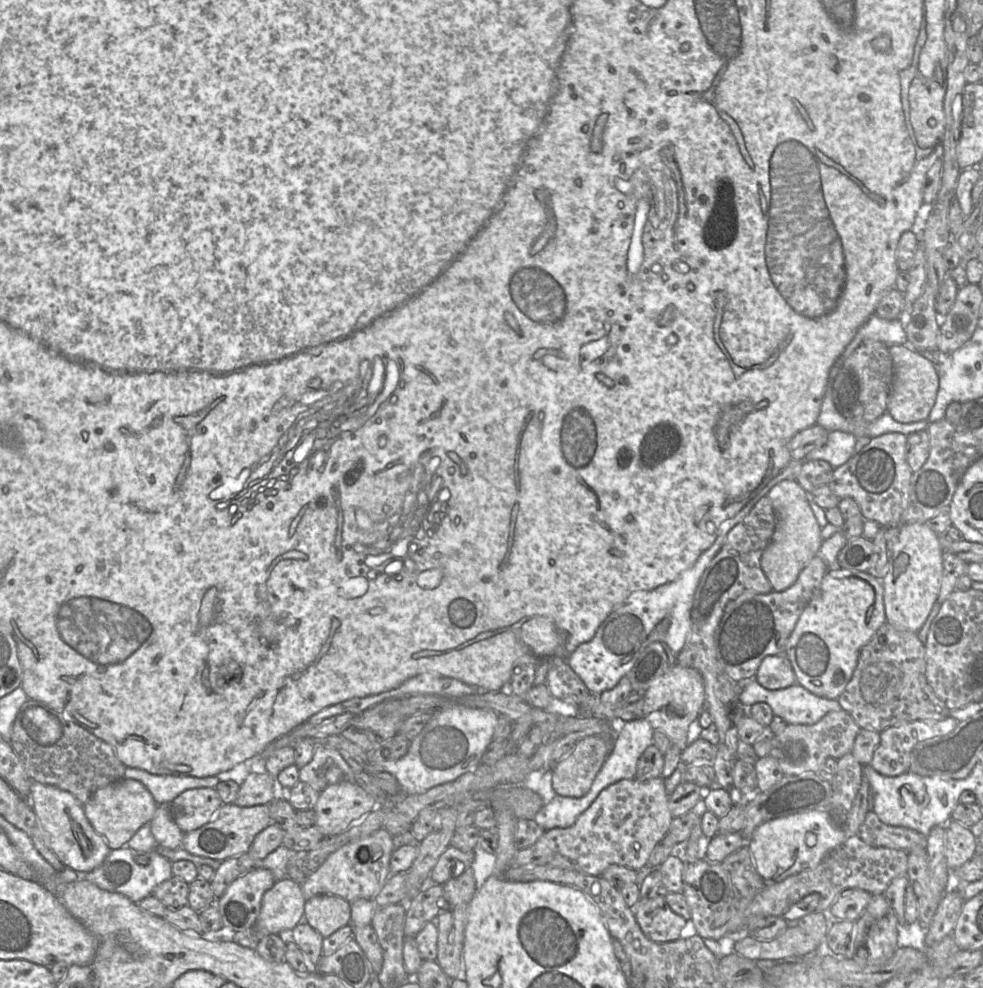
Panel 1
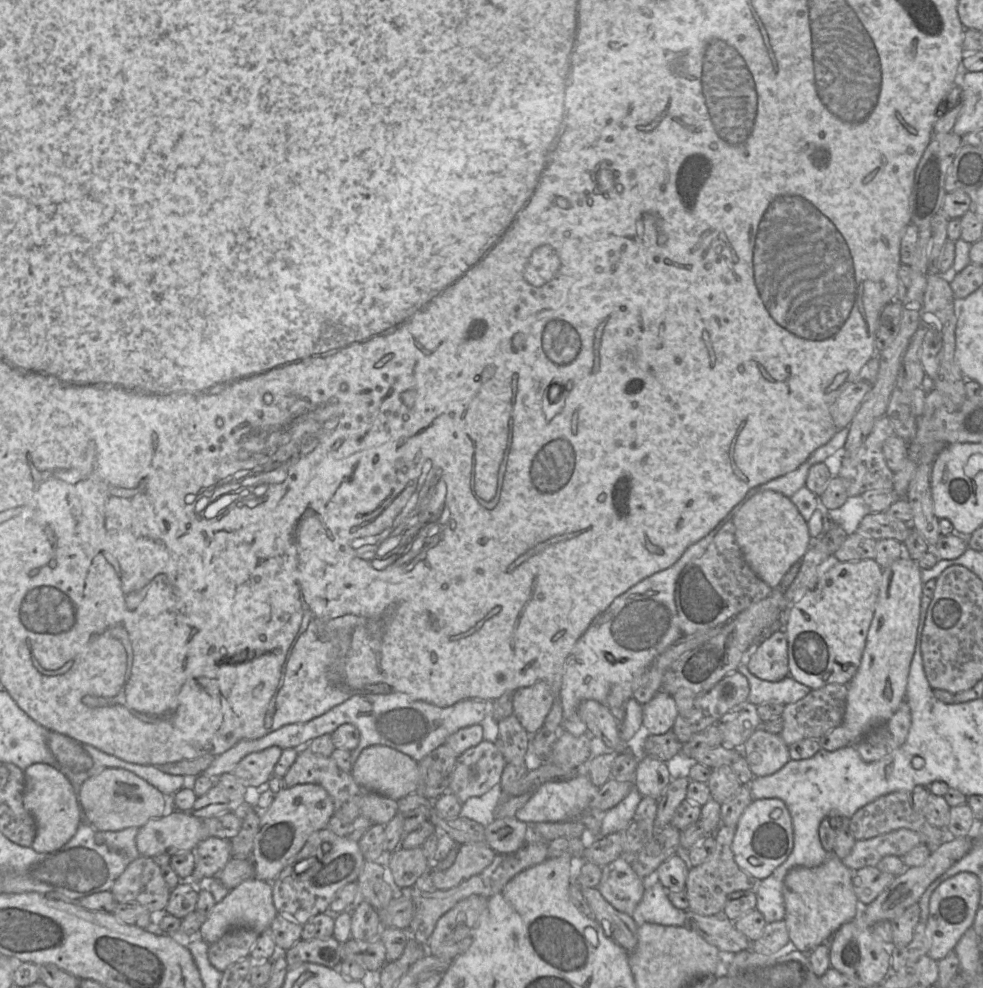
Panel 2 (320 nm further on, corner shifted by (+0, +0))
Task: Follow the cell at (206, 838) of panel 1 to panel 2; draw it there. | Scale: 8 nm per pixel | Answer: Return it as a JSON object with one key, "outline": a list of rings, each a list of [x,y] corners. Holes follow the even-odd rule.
{"outline":[[[175,810],[170,815],[150,819],[140,827],[136,836],[136,847],[140,856],[173,856],[194,850],[208,836],[203,819],[189,812]]]}

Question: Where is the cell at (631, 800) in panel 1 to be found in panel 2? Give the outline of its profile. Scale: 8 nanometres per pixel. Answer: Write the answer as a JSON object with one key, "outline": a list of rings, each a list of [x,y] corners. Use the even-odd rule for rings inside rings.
{"outline":[[[486,843],[460,845],[453,865],[444,871],[426,872],[426,882],[434,890],[452,889],[484,871],[496,855]]]}

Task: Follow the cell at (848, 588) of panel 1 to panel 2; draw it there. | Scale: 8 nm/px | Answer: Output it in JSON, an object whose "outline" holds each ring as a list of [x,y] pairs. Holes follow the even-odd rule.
{"outline":[[[875,559],[839,562],[822,575],[816,574],[815,586],[795,603],[782,621],[788,644],[789,676],[811,690],[829,684],[848,684],[860,665],[866,638],[875,612],[882,568]]]}

